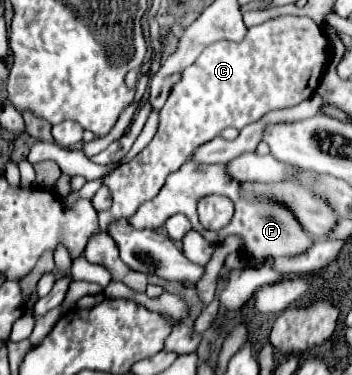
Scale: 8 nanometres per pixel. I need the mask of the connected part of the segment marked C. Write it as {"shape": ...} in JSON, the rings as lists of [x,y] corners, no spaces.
{"shape":[[[279,17],[273,21],[265,21],[257,27],[251,27],[247,31],[247,37],[239,43],[233,41],[219,41],[205,47],[205,51],[199,55],[199,59],[187,67],[181,81],[173,87],[165,107],[161,109],[161,121],[155,137],[149,141],[149,145],[137,153],[131,161],[119,165],[113,173],[109,173],[103,179],[103,185],[111,191],[113,205],[111,209],[99,213],[99,227],[101,231],[107,231],[107,225],[119,219],[129,219],[137,207],[149,199],[153,199],[159,189],[165,183],[165,177],[171,171],[177,171],[191,153],[217,137],[223,129],[235,127],[243,129],[245,125],[261,119],[265,113],[273,109],[285,109],[293,107],[313,95],[313,87],[319,85],[321,73],[329,59],[329,41],[325,33],[319,33],[319,25],[311,17]]]}

